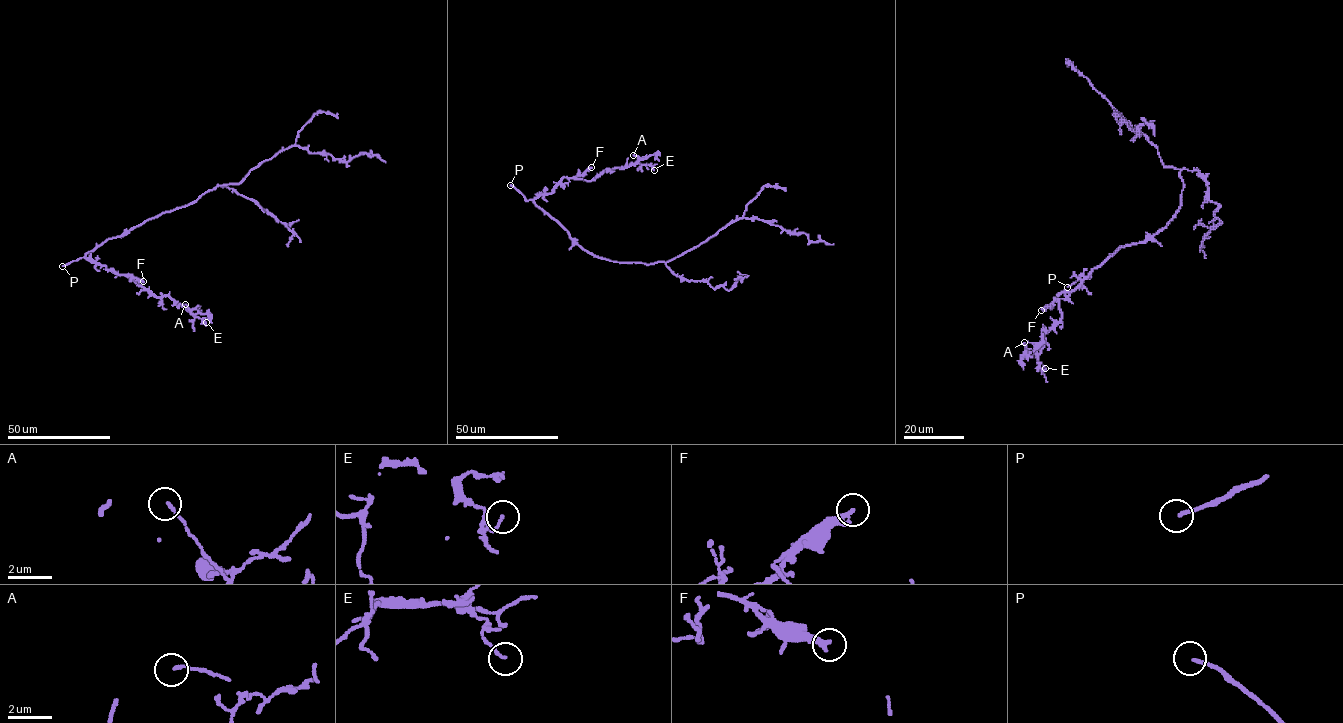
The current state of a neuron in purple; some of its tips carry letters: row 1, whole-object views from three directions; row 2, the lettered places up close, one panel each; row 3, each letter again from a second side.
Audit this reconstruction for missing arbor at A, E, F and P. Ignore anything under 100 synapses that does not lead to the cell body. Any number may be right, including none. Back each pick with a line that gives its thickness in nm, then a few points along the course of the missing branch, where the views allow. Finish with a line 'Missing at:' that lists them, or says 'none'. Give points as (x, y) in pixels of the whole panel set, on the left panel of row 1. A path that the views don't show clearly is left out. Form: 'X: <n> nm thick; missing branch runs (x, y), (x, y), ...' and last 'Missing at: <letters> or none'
P: 140 nm thick; missing branch runs (62, 266), (43, 287), (23, 291), (10, 286)
Missing at: P

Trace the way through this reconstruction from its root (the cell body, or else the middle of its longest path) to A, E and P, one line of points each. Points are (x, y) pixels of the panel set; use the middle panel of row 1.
A: (610, 261), (584, 250), (533, 200), (563, 178), (592, 181), (629, 167), (639, 158), (633, 155)
E: (610, 261), (584, 250), (533, 200), (551, 192), (563, 178), (592, 181), (605, 170), (637, 163), (654, 170)
P: (610, 261), (584, 250), (558, 222), (531, 200), (526, 201), (510, 185)

